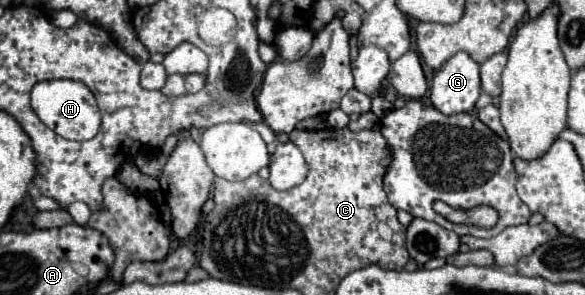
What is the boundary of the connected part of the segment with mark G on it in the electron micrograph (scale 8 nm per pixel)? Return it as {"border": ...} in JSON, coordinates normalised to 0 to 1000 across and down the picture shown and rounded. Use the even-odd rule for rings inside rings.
{"border":[[[795,176],[768,197],[737,271],[737,353],[764,393],[805,380],[819,319],[819,217]]]}

